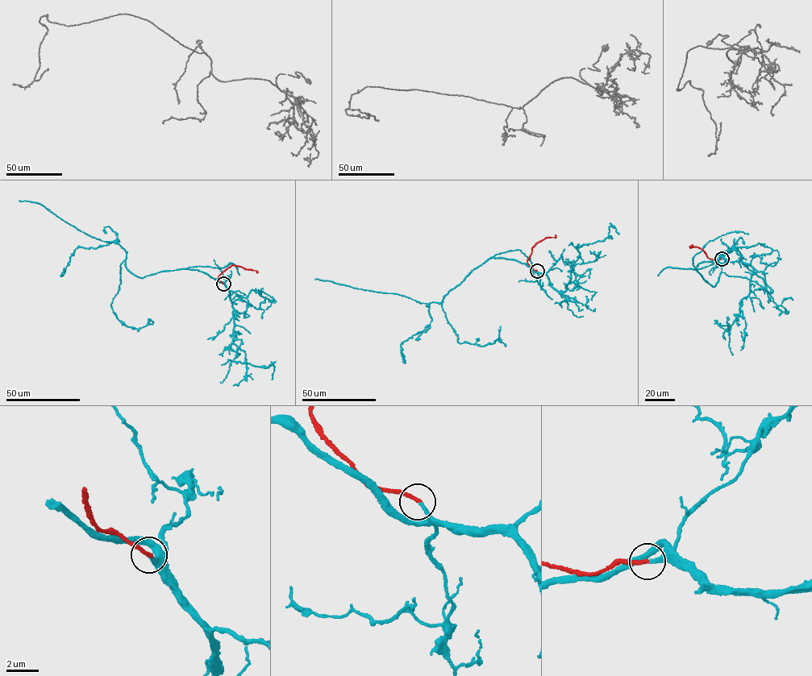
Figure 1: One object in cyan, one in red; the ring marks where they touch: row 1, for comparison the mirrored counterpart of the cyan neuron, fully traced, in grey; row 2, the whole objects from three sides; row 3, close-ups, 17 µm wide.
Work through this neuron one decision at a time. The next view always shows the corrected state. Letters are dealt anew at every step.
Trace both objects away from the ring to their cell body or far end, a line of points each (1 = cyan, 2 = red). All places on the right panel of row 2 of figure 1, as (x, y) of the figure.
1: (722, 259), (699, 263), (695, 268), (713, 287), (722, 271), (716, 260), (699, 269), (666, 267), (658, 275)
2: (722, 259), (709, 259), (703, 250), (689, 246), (692, 245), (690, 246)

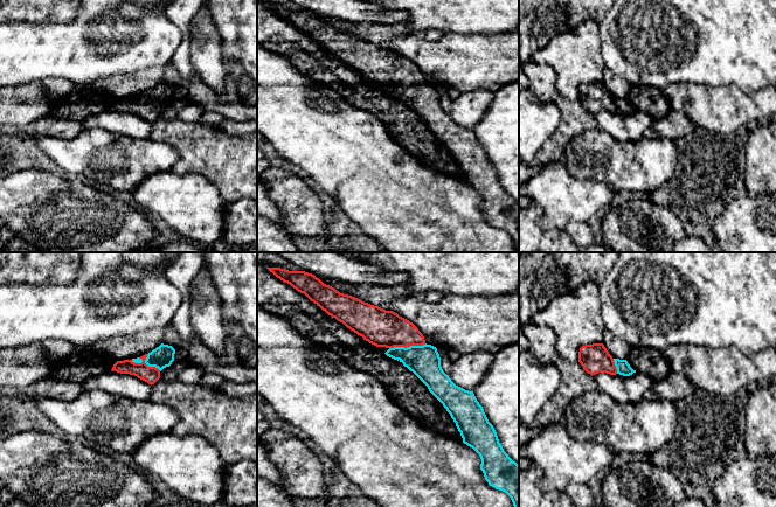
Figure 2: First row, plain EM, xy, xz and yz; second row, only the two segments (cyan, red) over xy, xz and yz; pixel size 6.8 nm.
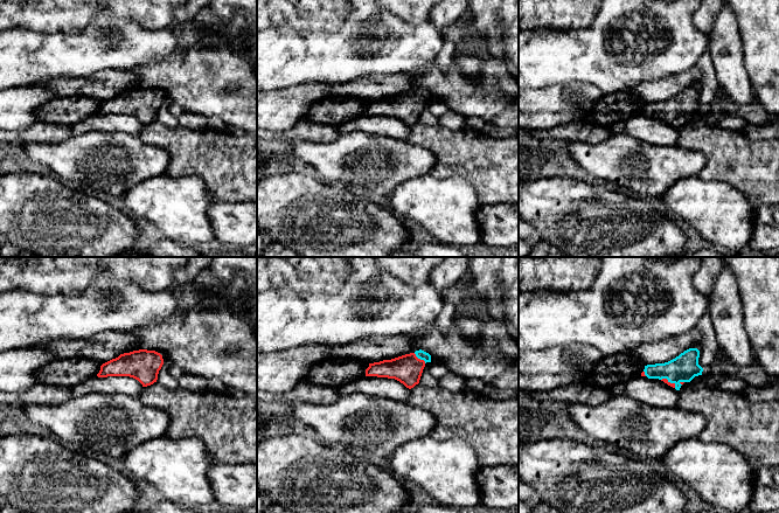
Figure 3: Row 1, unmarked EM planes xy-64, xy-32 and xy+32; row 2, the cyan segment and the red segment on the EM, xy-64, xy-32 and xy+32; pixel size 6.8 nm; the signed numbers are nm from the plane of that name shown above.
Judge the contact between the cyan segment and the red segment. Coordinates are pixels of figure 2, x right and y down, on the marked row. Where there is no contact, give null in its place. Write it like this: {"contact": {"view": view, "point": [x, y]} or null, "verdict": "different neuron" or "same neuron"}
{"contact": {"view": "xy", "point": [146, 363]}, "verdict": "same neuron"}

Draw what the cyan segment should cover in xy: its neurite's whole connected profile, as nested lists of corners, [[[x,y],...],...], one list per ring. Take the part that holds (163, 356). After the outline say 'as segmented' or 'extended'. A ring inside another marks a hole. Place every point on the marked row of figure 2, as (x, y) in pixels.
[[[161,343],[140,357],[117,361],[111,370],[134,375],[152,386],[160,378],[160,371],[172,364],[174,354],[175,349],[172,346]]] | extended

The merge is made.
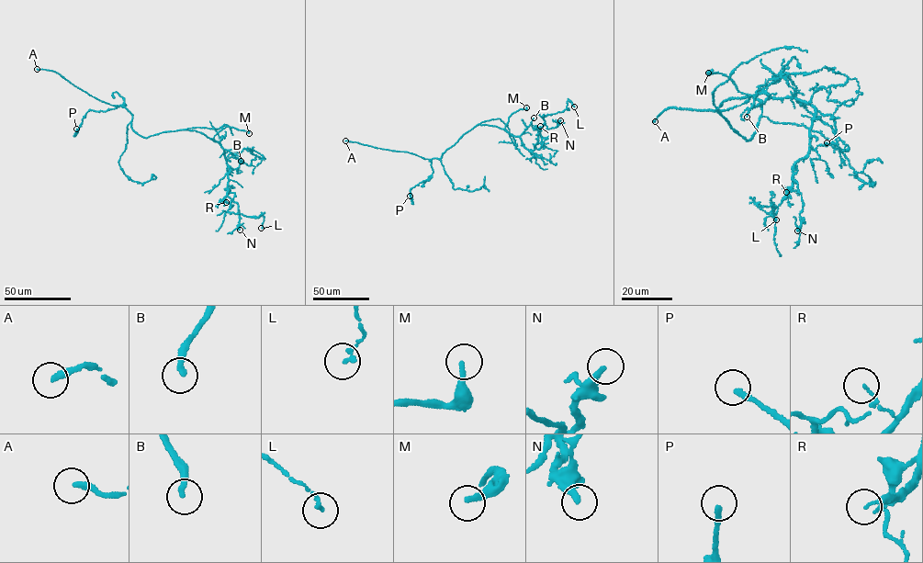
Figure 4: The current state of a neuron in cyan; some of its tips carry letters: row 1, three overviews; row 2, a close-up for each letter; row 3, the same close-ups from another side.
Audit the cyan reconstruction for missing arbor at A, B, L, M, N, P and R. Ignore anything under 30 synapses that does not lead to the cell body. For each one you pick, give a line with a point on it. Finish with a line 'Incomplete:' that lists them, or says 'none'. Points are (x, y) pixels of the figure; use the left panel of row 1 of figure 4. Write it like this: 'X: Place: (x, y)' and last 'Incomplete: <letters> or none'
A: Place: (37, 69)
B: Place: (241, 161)
M: Place: (249, 133)
Incomplete: A, B, M

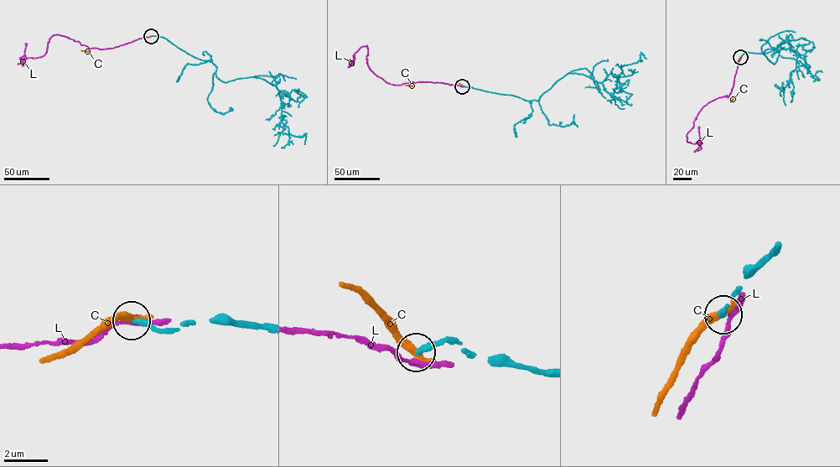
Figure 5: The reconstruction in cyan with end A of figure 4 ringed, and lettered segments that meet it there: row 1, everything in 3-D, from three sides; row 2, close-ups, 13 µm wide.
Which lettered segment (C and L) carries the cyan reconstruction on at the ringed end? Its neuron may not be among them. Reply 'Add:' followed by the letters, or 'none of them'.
Add: none of them

